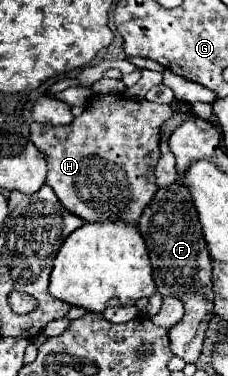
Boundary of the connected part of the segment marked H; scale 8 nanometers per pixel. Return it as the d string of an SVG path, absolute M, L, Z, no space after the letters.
M99 95L93 99L93 109L85 109L83 115L73 119L71 125L47 125L31 123L31 141L43 153L49 165L47 185L53 187L55 195L63 207L83 221L103 221L103 219L125 219L137 223L143 209L157 191L155 185L155 165L159 161L159 129L171 117L169 105L151 103L147 99L135 101L123 95Z

